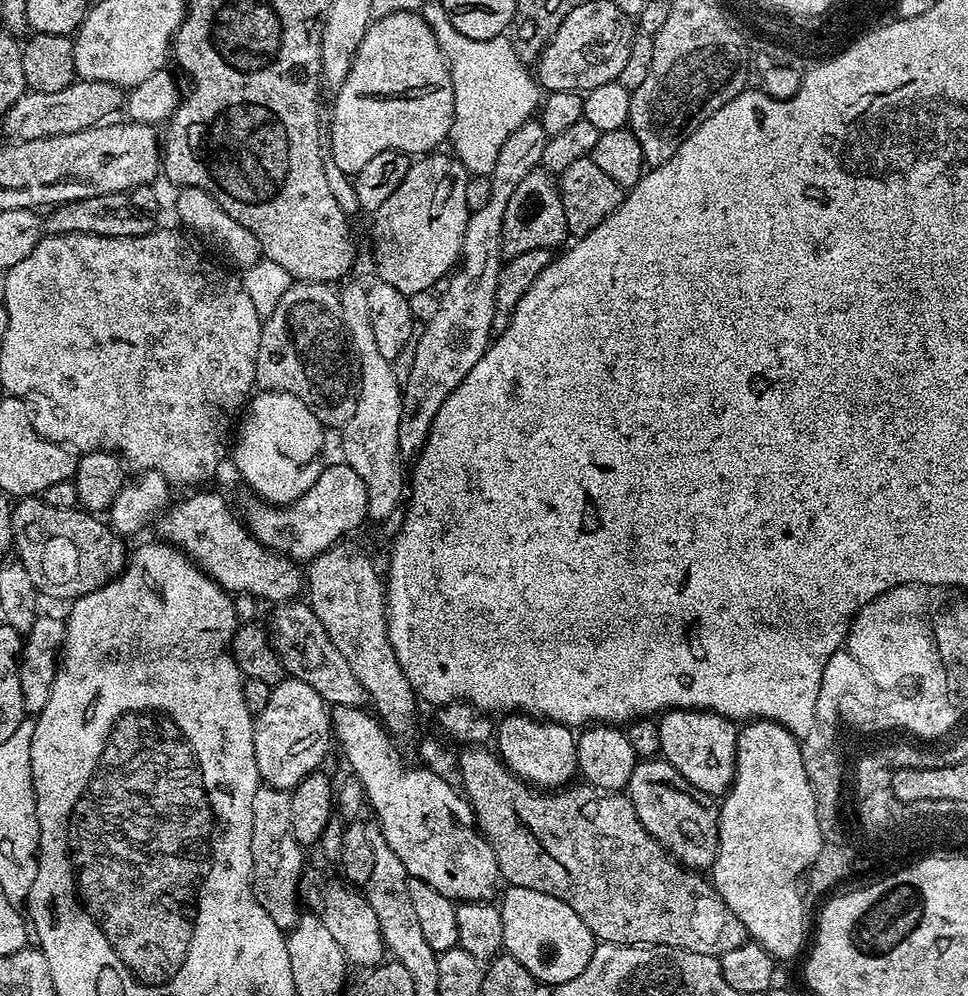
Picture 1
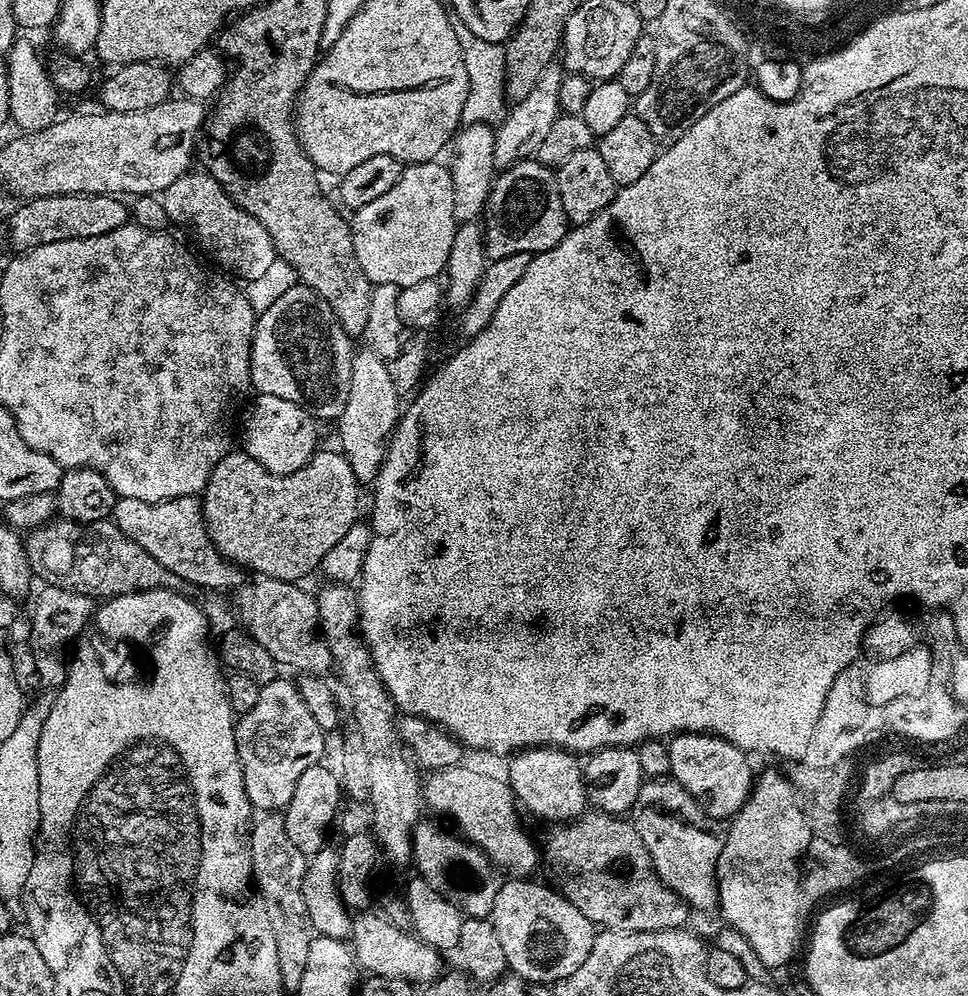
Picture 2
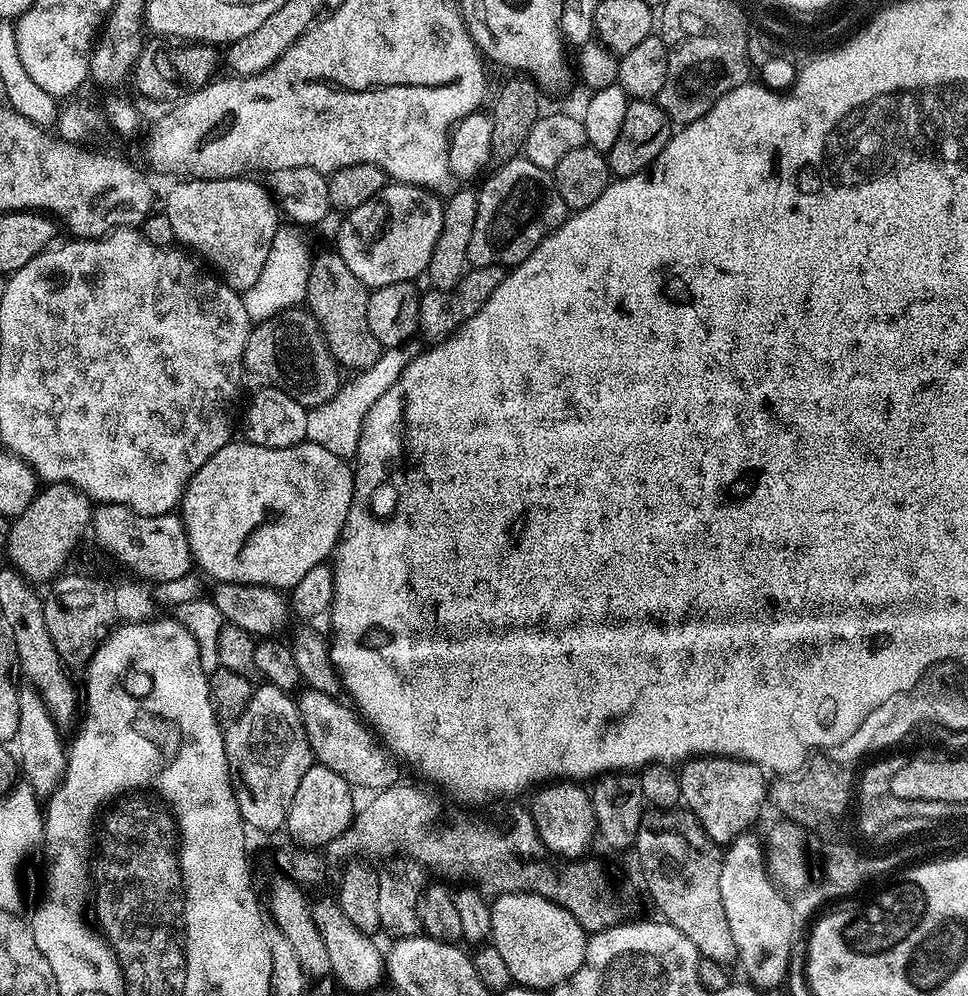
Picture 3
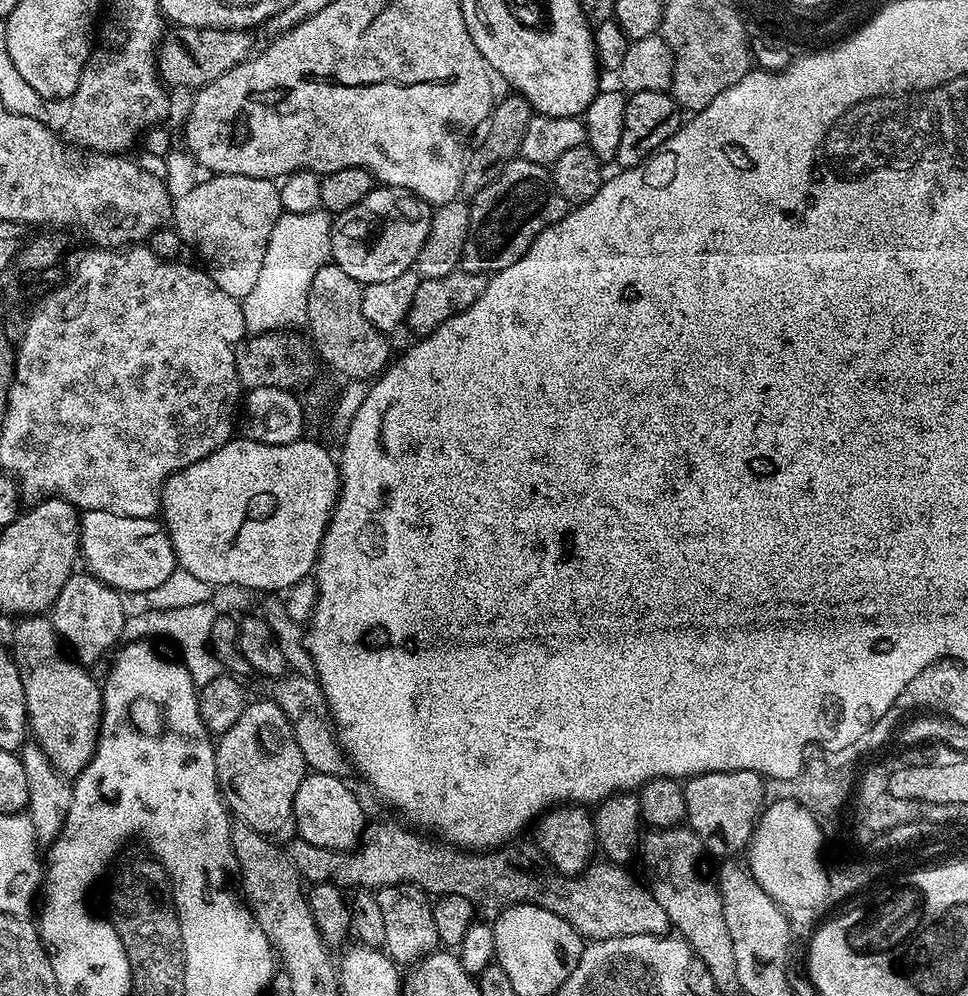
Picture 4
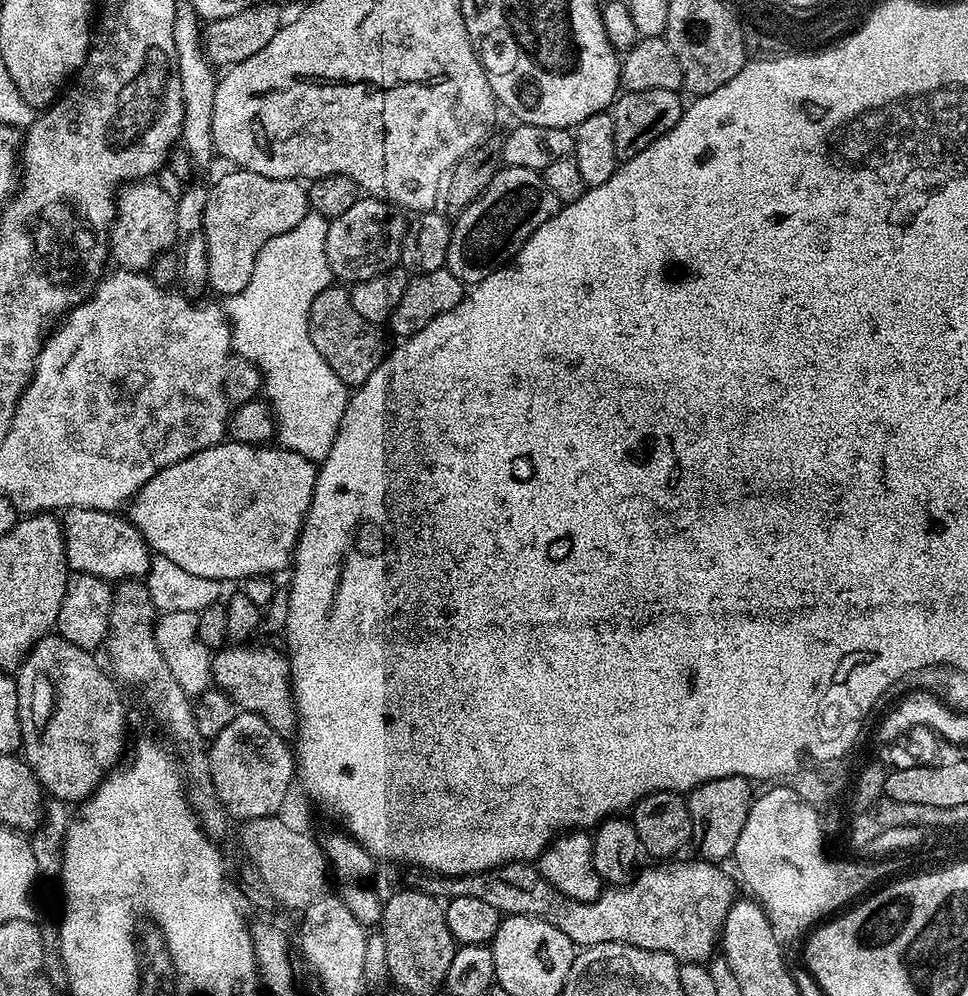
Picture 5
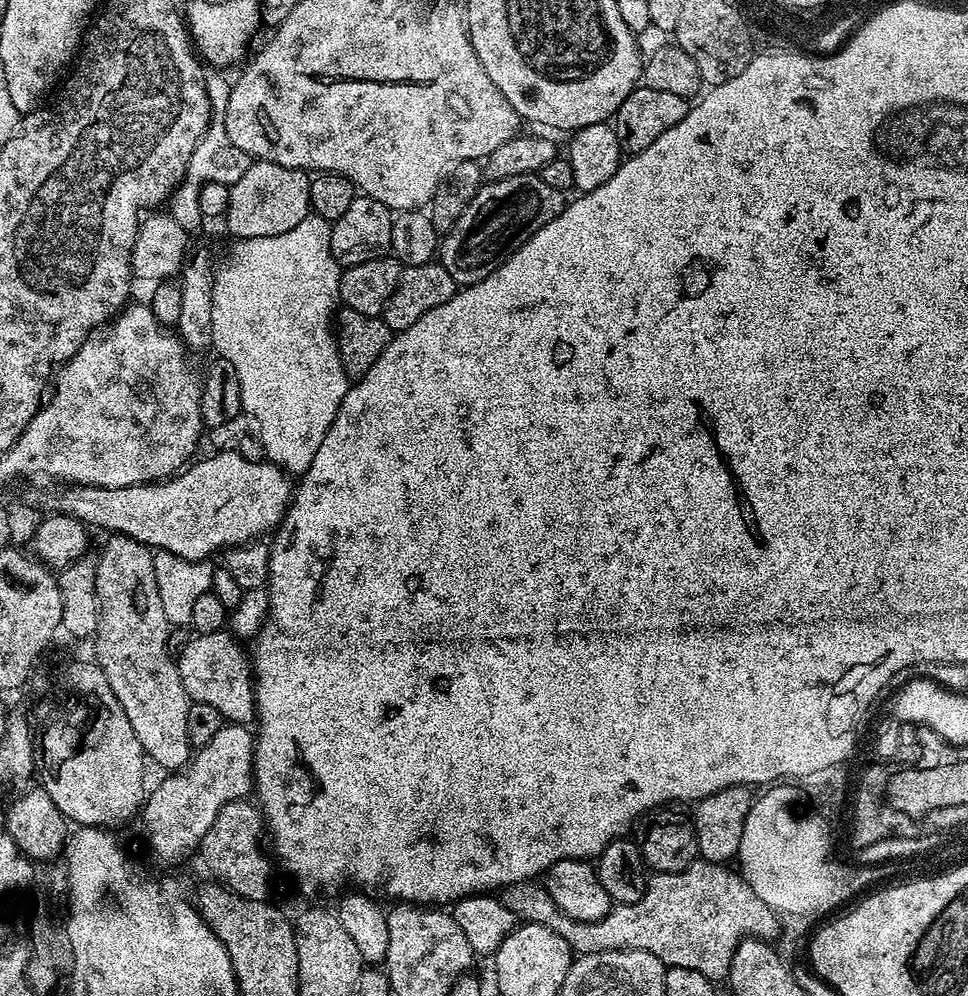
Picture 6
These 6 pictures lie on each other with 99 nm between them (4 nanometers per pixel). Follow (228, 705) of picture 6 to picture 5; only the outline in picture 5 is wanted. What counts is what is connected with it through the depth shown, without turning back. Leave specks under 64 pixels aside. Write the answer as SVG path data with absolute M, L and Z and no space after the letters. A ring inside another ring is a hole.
M236 642L212 656L212 684L226 693L239 711L264 715L281 736L293 737L298 728L298 713L292 698L287 657L272 648L247 647L250 647L247 643Z

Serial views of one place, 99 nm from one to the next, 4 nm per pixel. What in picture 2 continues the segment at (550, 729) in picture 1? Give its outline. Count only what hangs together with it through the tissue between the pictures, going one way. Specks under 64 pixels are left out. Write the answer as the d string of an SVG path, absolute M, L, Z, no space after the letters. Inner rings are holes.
M527 748L511 757L506 779L512 785L512 795L525 813L533 812L540 820L549 820L549 825L564 826L575 822L589 807L584 789L584 769L573 753L562 748Z

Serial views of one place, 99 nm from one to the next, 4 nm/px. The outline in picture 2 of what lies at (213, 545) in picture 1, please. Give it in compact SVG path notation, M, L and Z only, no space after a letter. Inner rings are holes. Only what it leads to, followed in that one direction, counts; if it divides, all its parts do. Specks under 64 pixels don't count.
M183 496L166 502L151 504L139 498L119 497L110 517L130 542L156 558L166 569L196 583L200 590L213 588L216 592L231 593L246 580L245 569L239 564L225 560L224 555L212 545L208 527L204 521L201 501L194 496Z

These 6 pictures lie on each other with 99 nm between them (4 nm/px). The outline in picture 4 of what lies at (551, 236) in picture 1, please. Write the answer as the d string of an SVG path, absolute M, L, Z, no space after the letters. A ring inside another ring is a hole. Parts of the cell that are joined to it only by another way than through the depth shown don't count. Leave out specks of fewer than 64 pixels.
M511 160L481 192L470 200L470 230L460 268L470 274L488 276L514 266L522 254L550 226L568 215L570 205L552 184L549 169L543 164Z

